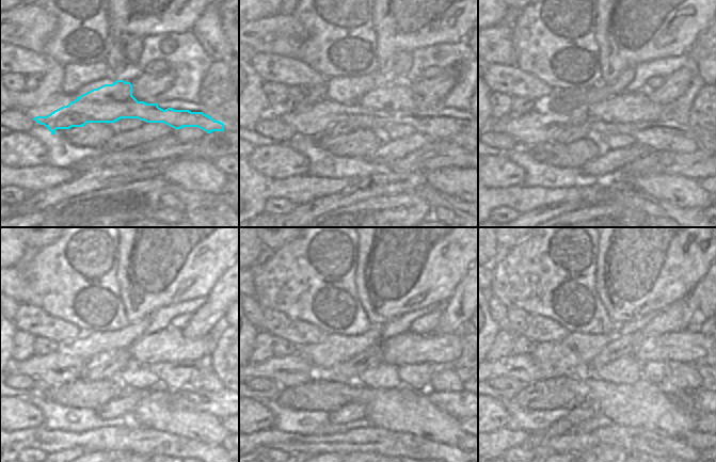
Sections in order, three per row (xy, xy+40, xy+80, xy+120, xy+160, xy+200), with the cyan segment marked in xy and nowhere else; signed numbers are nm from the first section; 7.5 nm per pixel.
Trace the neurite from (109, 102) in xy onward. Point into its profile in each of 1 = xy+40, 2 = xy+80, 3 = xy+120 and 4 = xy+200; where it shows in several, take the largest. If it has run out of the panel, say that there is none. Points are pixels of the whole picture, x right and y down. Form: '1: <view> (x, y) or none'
1: xy+40 (363, 101)
2: xy+80 (637, 107)
3: xy+120 (169, 345)
4: xy+200 (685, 346)

